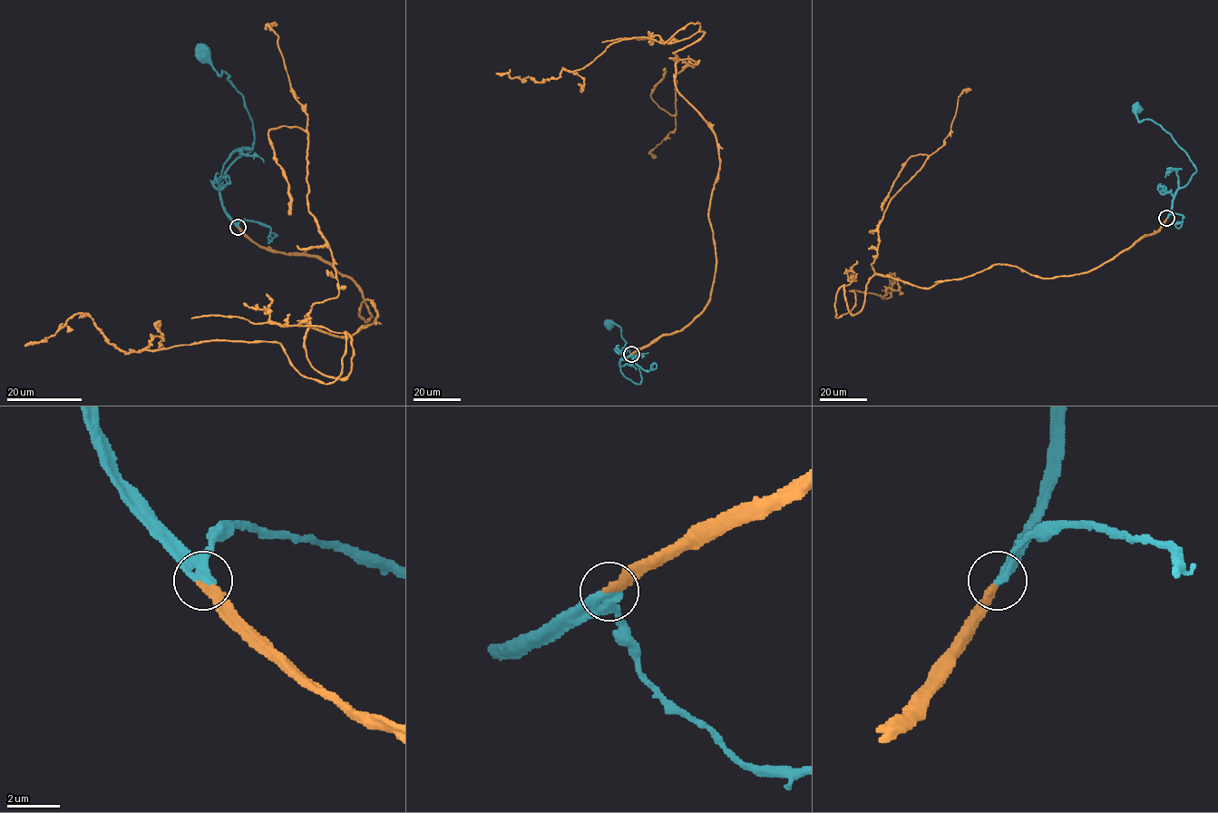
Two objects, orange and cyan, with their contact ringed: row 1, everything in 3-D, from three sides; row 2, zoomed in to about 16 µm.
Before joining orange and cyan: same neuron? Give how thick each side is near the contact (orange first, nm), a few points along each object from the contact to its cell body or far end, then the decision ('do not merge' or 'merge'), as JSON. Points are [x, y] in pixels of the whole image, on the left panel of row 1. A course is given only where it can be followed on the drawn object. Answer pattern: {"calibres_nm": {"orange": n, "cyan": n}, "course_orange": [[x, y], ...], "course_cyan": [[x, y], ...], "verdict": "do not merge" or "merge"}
{"calibres_nm": {"orange": 340, "cyan": 440}, "course_orange": [[238, 227], [375, 305], [307, 316], [344, 378], [346, 332], [326, 383], [81, 314], [24, 346]], "course_cyan": [[238, 227], [226, 212], [219, 181], [251, 150], [253, 122], [229, 76], [223, 71], [220, 74], [201, 52]], "verdict": "merge"}

